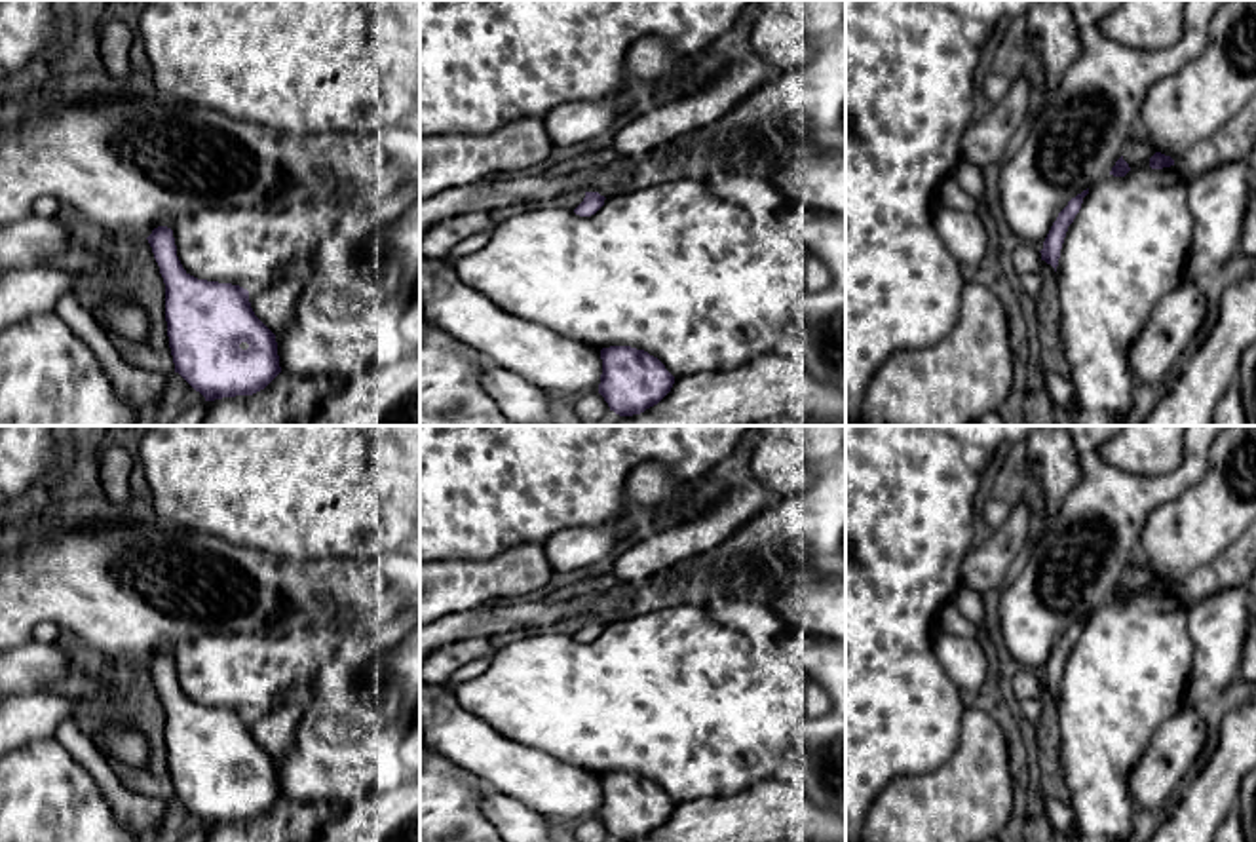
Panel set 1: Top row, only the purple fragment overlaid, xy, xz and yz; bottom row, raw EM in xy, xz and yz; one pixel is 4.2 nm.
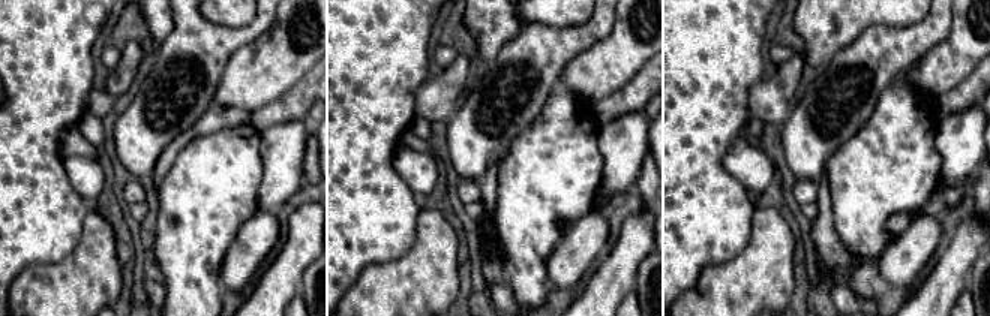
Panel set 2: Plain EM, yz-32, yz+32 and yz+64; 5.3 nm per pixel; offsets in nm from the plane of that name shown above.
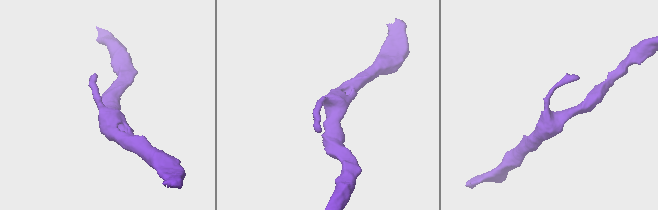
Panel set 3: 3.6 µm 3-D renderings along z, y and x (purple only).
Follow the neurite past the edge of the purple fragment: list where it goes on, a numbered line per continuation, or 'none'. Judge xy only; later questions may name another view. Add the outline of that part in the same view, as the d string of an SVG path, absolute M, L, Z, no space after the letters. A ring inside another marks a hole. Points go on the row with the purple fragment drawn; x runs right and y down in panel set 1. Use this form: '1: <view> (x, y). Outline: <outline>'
none

